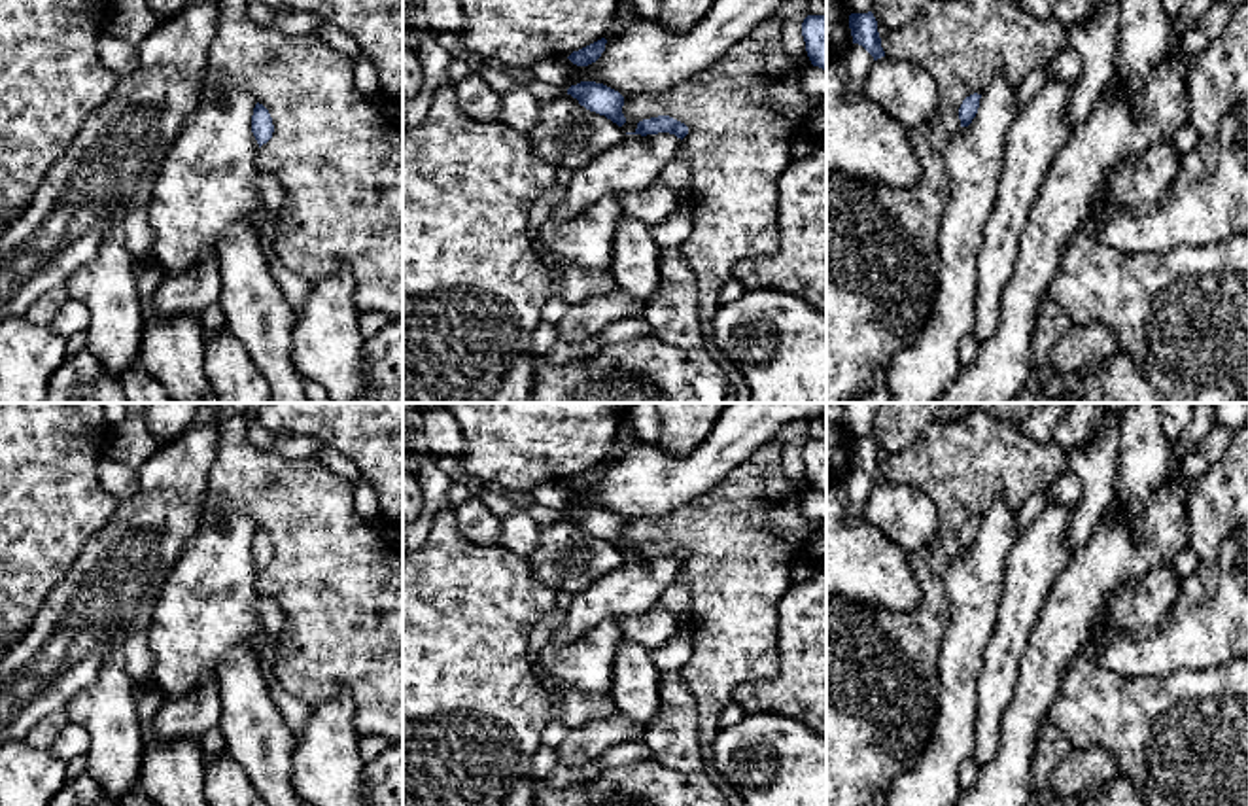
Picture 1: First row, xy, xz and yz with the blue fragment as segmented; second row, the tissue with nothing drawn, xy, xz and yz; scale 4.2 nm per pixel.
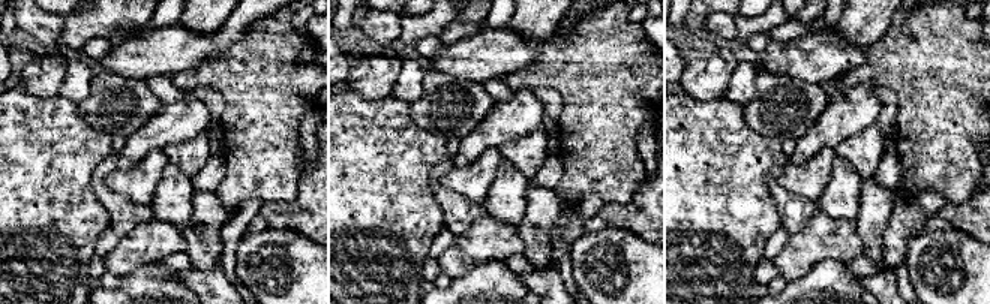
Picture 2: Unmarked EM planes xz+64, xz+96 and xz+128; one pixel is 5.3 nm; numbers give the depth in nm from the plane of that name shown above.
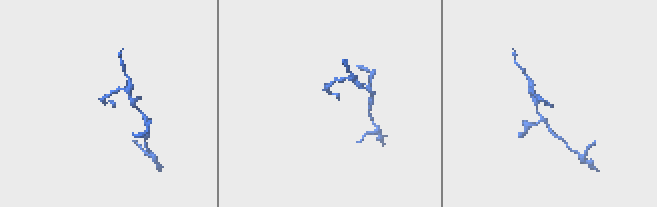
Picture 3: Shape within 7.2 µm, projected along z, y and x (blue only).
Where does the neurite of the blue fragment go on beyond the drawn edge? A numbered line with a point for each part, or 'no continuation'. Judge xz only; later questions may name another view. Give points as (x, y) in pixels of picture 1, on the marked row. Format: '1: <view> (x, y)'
no continuation

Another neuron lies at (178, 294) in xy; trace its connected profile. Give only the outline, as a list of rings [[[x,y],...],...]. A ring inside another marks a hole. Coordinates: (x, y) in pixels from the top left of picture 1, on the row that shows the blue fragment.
[[[208,255],[185,274],[166,272],[153,291],[153,308],[163,318],[200,316],[206,307],[219,303],[221,288],[219,259],[217,255]]]

